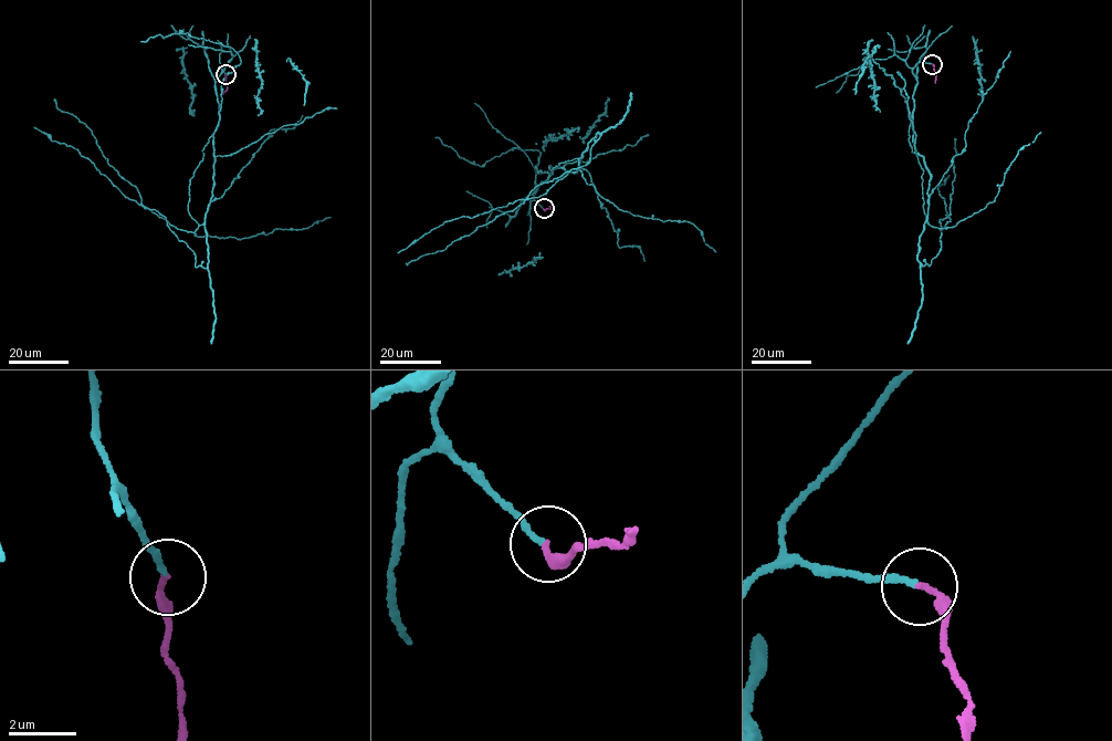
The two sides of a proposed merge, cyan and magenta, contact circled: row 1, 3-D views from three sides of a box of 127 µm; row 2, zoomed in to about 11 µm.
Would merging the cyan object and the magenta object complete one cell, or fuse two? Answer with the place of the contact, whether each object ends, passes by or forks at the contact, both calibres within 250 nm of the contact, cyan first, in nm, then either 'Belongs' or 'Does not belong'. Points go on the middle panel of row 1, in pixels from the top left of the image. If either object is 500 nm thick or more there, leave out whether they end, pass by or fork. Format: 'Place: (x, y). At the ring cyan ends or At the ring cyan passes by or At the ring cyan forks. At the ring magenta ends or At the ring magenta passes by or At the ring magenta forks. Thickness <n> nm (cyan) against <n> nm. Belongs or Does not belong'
Place: (544, 208). At the ring cyan ends. At the ring magenta ends. Thickness 180 nm (cyan) against 200 nm. Belongs

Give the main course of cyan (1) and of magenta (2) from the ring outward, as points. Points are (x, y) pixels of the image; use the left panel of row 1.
1: (226, 74), (221, 66), (214, 84), (212, 197), (195, 231), (143, 206), (92, 129), (54, 98)
2: (226, 74), (227, 90), (223, 94)

